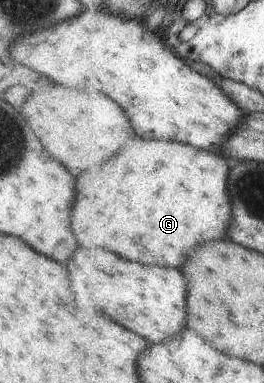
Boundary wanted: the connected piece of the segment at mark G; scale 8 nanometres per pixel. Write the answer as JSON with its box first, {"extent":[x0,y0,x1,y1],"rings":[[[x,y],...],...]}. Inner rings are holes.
{"extent":[72,138,232,266],"rings":[[[136,138],[136,142],[132,146],[126,146],[120,154],[112,156],[108,160],[108,164],[90,170],[84,170],[78,178],[76,178],[76,200],[72,206],[72,232],[76,236],[76,242],[80,246],[102,246],[108,250],[114,250],[120,256],[126,256],[130,260],[138,260],[144,264],[164,264],[164,266],[184,266],[184,262],[188,260],[190,252],[198,246],[198,244],[206,244],[210,240],[222,238],[230,226],[232,220],[232,200],[228,196],[228,176],[230,176],[230,162],[220,153],[198,148],[193,144],[183,143],[177,140],[148,140],[148,138]]]}

